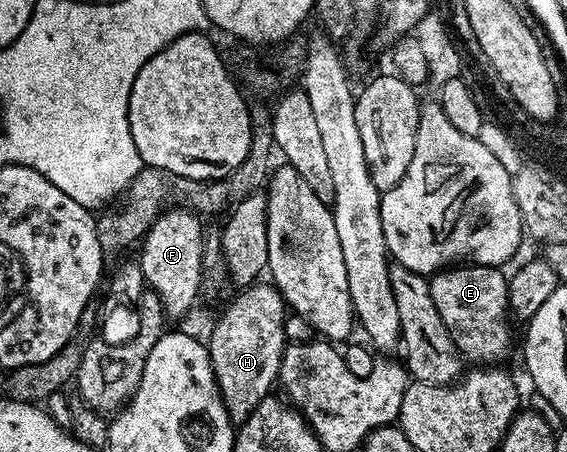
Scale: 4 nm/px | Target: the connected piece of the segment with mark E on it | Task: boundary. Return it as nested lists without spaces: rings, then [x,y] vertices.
[[[470,264],[450,266],[442,271],[432,273],[429,280],[431,299],[435,302],[435,310],[439,310],[439,318],[443,318],[443,326],[451,334],[455,346],[466,361],[474,360],[477,366],[493,366],[509,352],[513,344],[513,328],[509,325],[509,281],[500,267],[487,264]]]

